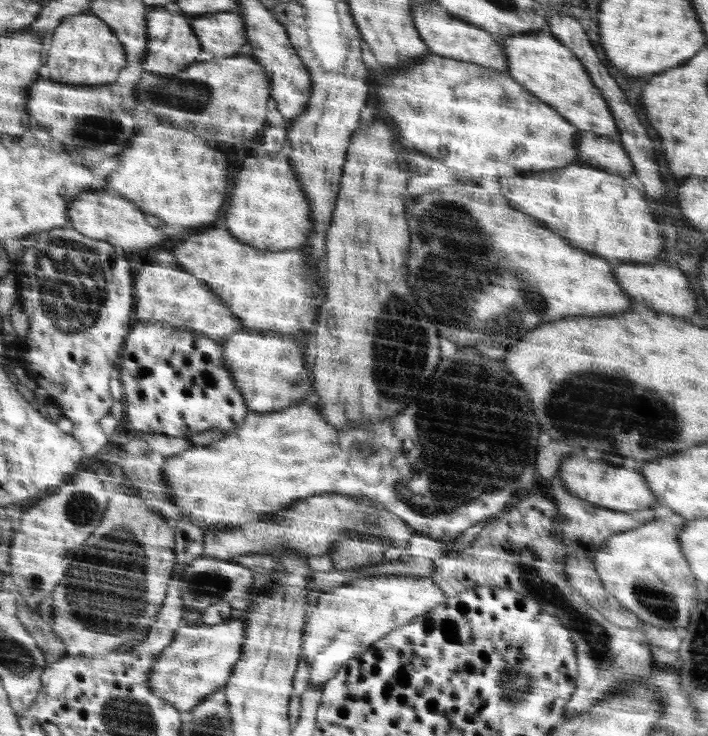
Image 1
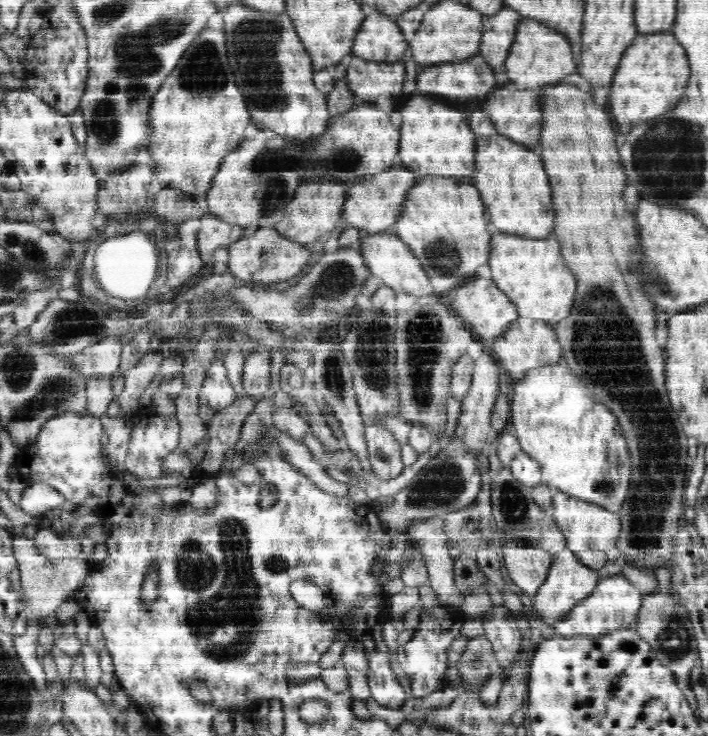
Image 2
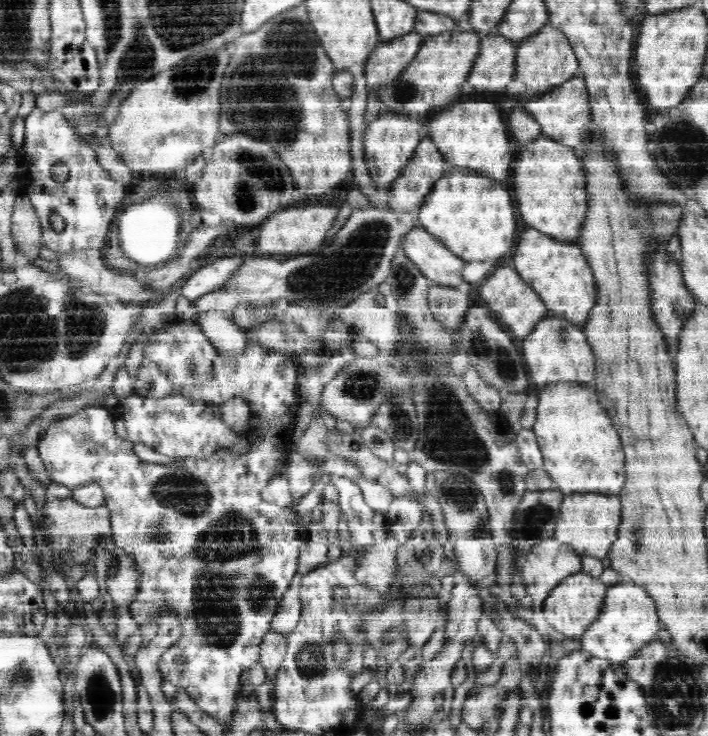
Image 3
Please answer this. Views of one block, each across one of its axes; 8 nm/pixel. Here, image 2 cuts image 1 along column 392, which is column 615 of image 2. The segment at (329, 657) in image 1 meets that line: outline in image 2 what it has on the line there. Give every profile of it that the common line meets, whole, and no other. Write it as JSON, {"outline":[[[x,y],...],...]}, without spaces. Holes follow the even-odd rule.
{"outline":[[[618,575],[601,577],[590,596],[580,601],[570,610],[569,616],[558,622],[558,626],[554,626],[553,629],[556,634],[562,634],[562,637],[588,634],[593,638],[630,629],[638,620],[642,601],[643,594],[626,577]]]}

